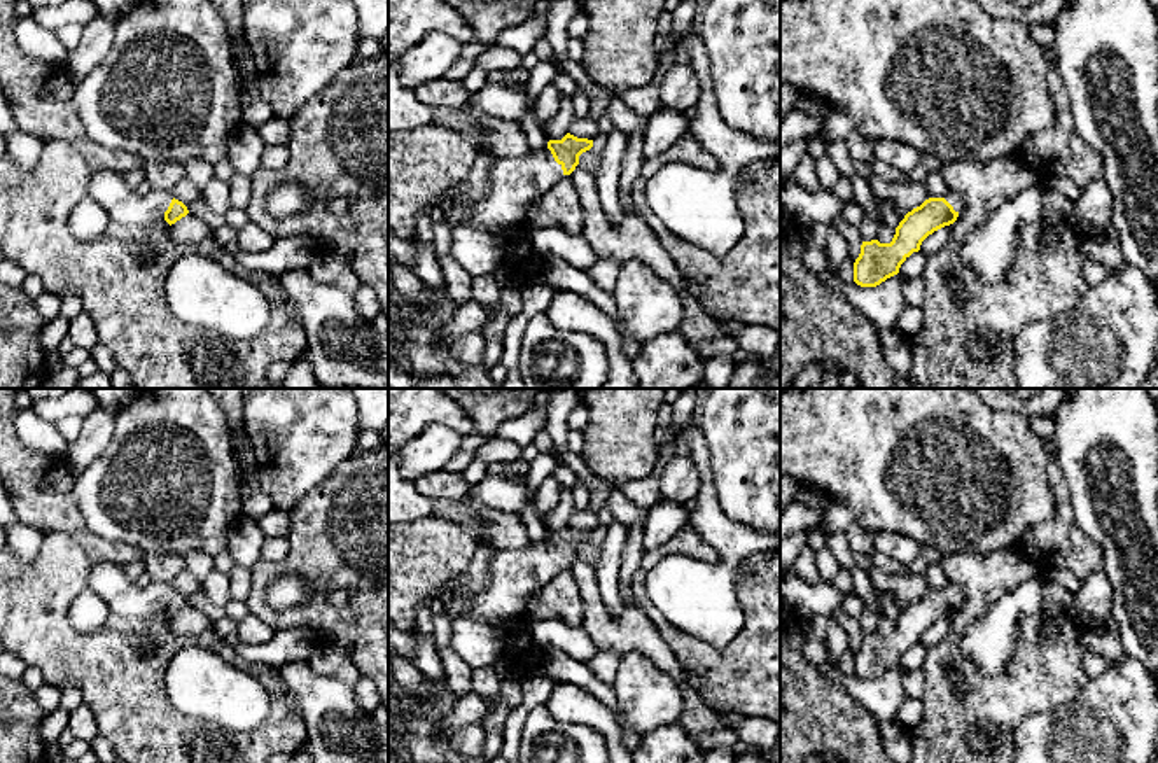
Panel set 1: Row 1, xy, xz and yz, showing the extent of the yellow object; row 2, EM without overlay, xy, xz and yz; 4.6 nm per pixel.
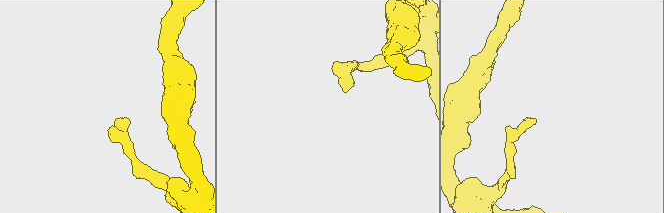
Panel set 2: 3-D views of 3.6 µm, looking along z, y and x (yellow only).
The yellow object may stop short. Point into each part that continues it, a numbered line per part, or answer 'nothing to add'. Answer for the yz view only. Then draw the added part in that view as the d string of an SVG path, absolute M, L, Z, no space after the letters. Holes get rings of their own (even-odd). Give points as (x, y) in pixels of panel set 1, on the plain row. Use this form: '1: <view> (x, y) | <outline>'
1: yz (954, 590) | M950 583L945 592L953 598L955 604L962 604L964 602L964 592L960 590L959 584Z

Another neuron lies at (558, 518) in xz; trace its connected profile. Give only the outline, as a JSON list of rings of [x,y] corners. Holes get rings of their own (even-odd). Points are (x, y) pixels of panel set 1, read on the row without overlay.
[[[560,486],[558,506],[544,520],[548,532],[562,532],[567,527],[569,518],[574,514],[576,509],[577,508],[576,508],[576,502],[574,502],[572,490]]]

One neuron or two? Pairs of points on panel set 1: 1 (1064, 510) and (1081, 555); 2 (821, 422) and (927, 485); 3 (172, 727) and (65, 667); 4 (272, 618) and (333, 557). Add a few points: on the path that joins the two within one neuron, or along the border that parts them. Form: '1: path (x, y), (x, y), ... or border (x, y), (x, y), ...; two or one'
1: path (1064, 520), (1064, 538), (1071, 545); one
2: path (847, 429), (871, 429), (901, 459); one
3: path (146, 716), (97, 667), (91, 667); one
4: path (259, 592), (259, 585), (277, 567), (306, 557); one

